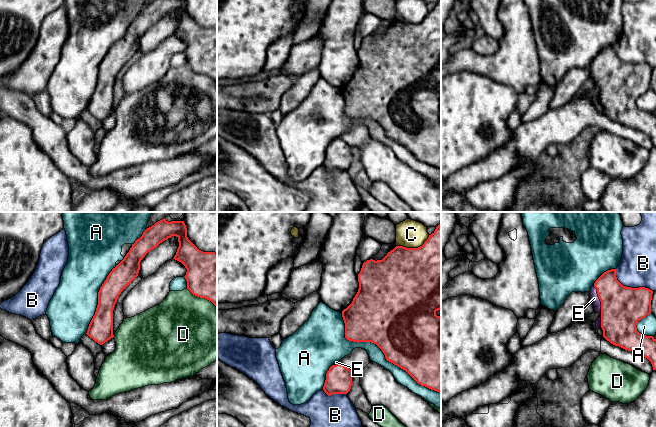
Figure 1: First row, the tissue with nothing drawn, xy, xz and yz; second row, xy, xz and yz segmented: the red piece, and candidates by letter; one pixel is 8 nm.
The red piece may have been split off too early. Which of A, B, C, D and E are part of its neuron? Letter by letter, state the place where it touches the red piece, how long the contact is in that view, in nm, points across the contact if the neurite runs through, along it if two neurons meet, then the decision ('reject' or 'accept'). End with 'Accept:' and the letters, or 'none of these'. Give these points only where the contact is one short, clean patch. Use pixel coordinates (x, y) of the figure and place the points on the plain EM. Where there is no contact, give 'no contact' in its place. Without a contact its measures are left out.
A: xz (382, 127) | 1050 nm | reject
B: yz (630, 63) | 360 nm | reject
C: xz (413, 24) | 280 nm | reject
D: xy (203, 73) | 300 nm | reject
E: yz (599, 74) | 240 nm | accept
Accept: E

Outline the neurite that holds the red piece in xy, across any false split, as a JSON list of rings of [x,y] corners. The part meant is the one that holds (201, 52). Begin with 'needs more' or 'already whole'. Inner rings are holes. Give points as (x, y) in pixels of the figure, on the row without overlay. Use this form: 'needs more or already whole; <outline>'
already whole; [[[154,0],[132,20],[124,35],[107,52],[98,68],[98,81],[87,111],[103,121],[114,113],[113,86],[121,68],[138,52],[140,38],[160,19],[176,12],[179,23],[173,35],[187,45],[187,65],[211,77],[217,85],[217,29],[199,26],[187,13],[185,0]]]

